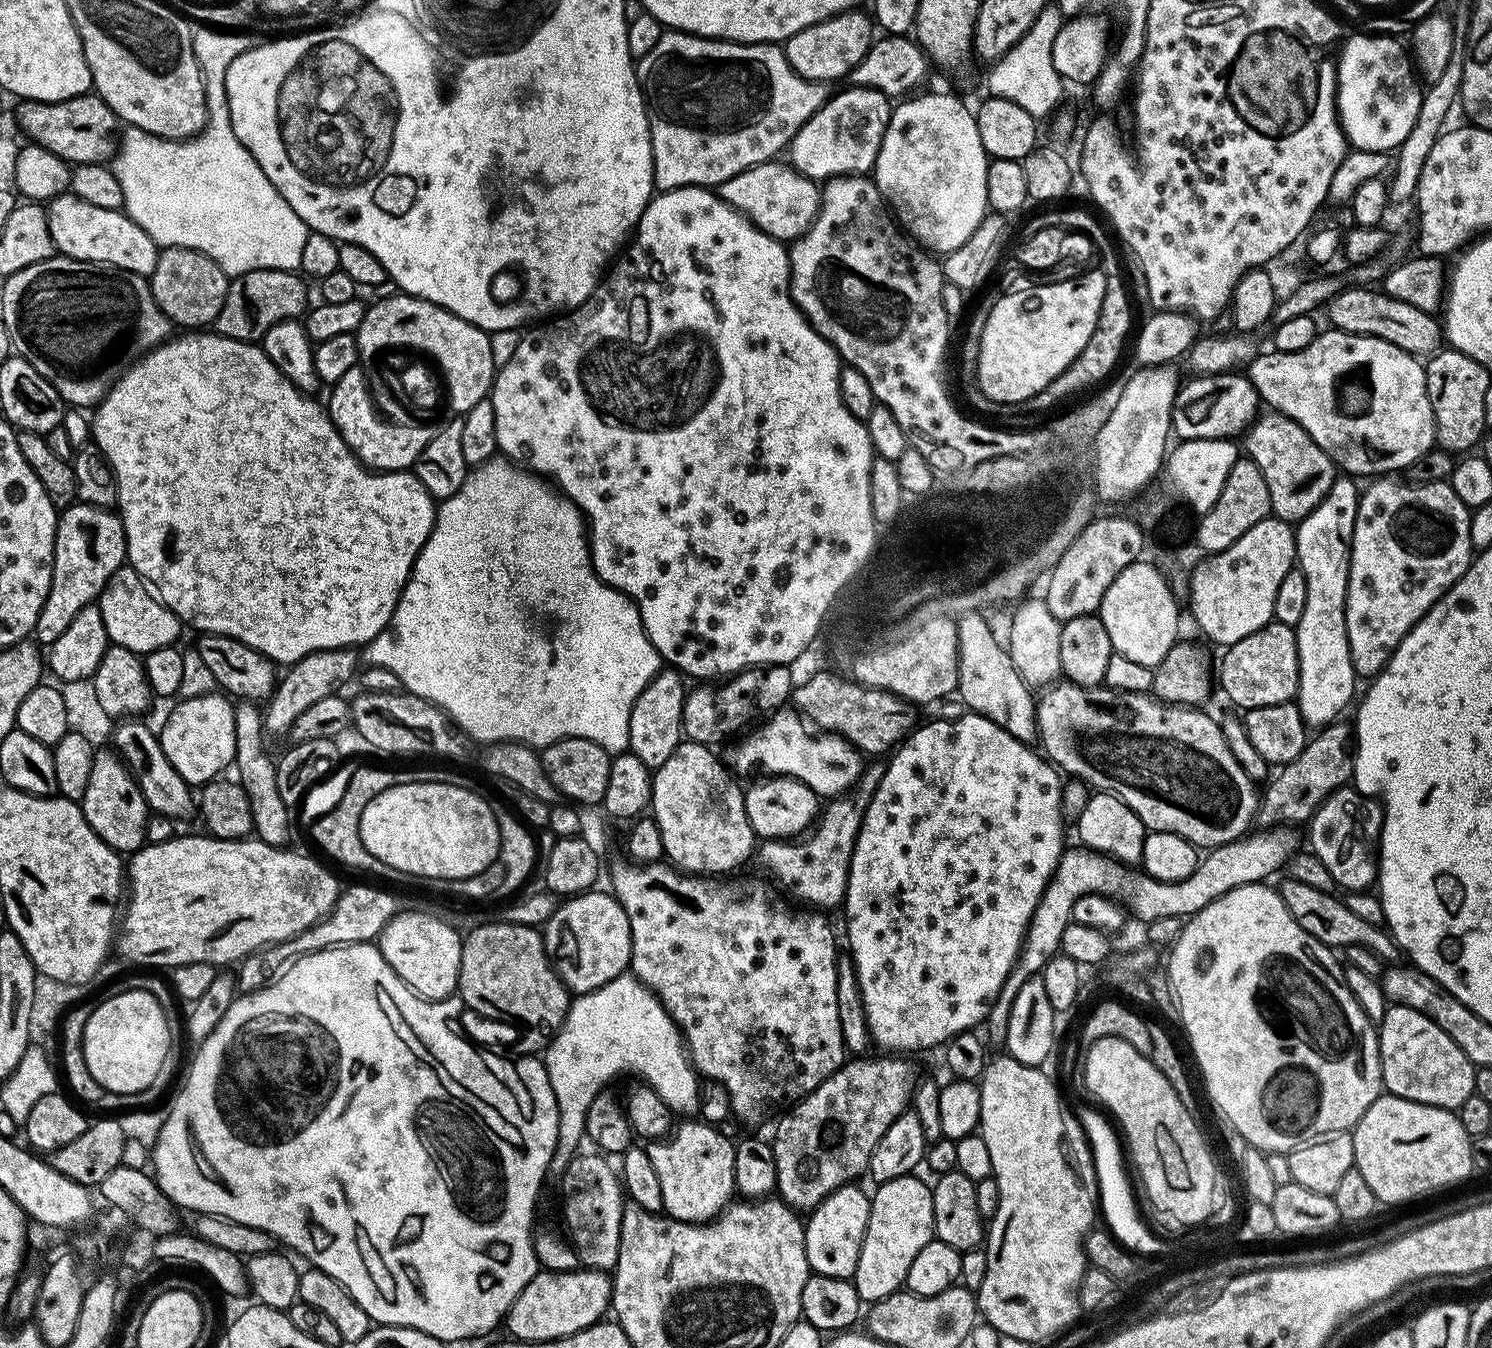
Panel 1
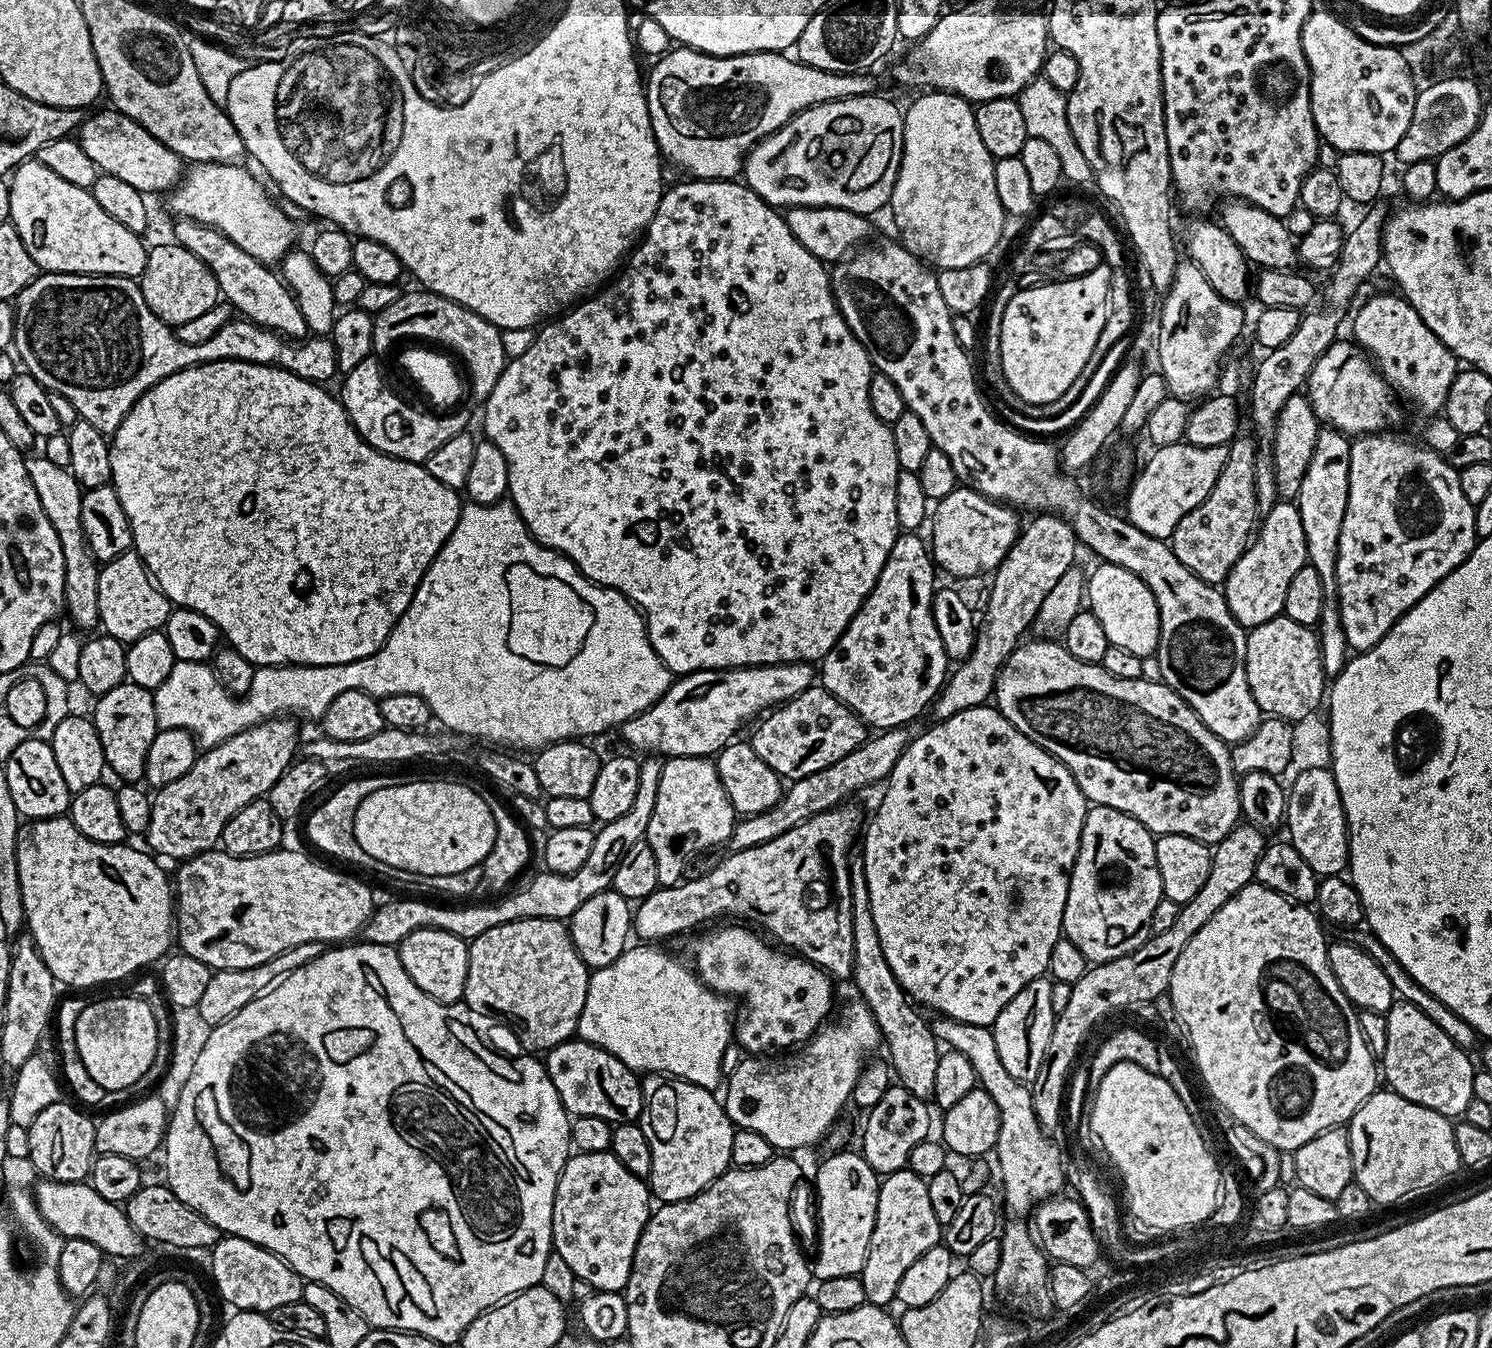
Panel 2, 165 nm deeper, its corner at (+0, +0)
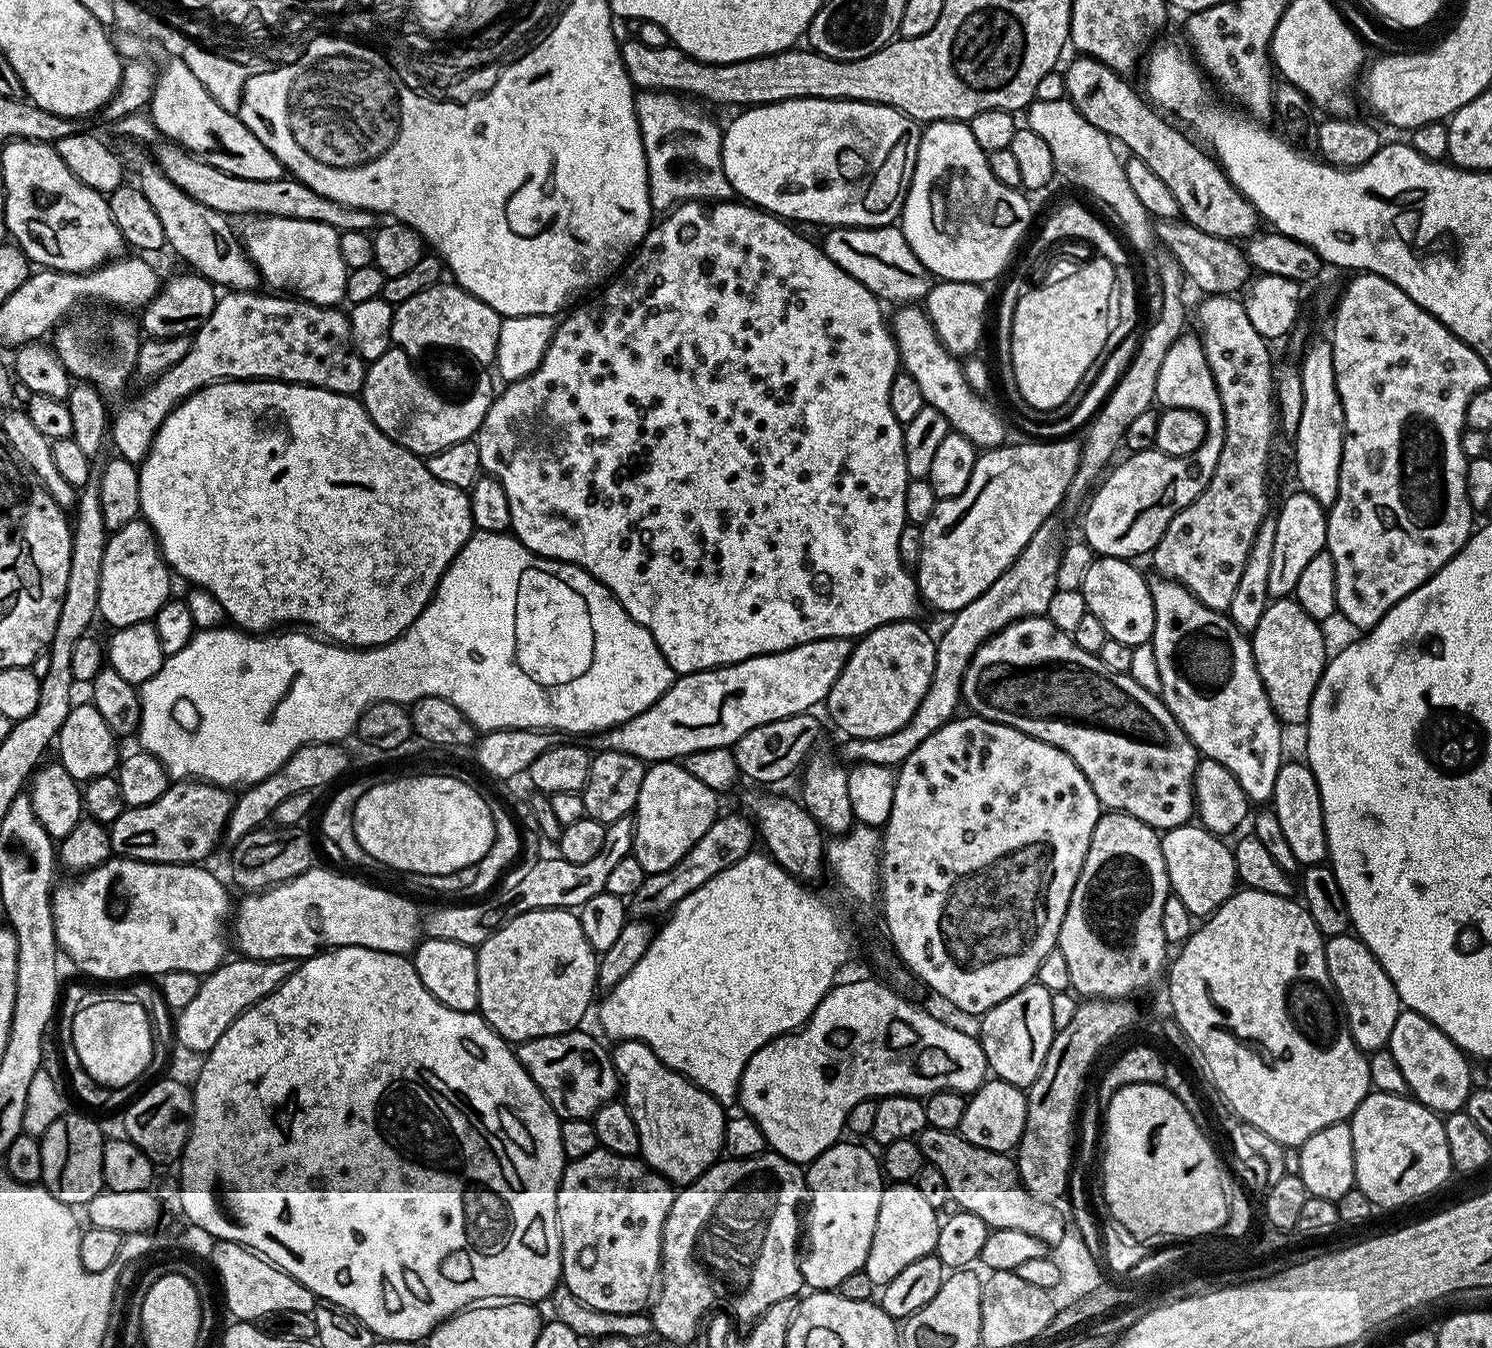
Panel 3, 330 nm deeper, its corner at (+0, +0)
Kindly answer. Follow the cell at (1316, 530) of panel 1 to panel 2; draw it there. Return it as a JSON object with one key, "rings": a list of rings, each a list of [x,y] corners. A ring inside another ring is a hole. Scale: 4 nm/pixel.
{"rings":[[[1321,427],[1314,442],[1314,454],[1310,458],[1310,466],[1306,466],[1306,474],[1302,478],[1300,493],[1295,498],[1295,506],[1302,518],[1302,530],[1306,530],[1306,546],[1308,547],[1308,563],[1318,570],[1322,578],[1325,599],[1324,609],[1320,615],[1318,635],[1322,650],[1322,666],[1324,675],[1334,678],[1344,669],[1350,656],[1346,642],[1346,634],[1342,630],[1340,610],[1332,597],[1336,595],[1336,563],[1338,562],[1338,534],[1342,530],[1342,518],[1346,514],[1348,486],[1350,484],[1350,450],[1352,440],[1333,428]]]}

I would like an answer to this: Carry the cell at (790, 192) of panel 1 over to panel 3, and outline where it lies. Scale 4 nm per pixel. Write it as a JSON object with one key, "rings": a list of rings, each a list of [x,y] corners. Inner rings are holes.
{"rings":[[[829,227],[822,239],[822,247],[838,267],[850,274],[862,286],[866,286],[881,301],[920,302],[927,297],[932,288],[934,277],[918,262],[914,250],[906,242],[899,227],[887,228],[838,228]]]}

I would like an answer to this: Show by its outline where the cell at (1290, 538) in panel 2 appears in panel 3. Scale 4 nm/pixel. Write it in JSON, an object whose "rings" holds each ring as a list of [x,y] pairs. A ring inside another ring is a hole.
{"rings":[[[1295,490],[1284,500],[1280,512],[1275,513],[1274,554],[1270,561],[1269,597],[1288,598],[1295,593],[1302,569],[1328,546],[1328,513],[1325,505],[1319,504],[1310,494]]]}

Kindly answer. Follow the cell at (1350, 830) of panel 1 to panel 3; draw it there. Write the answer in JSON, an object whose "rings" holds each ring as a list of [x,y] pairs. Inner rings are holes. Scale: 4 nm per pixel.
{"rings":[[[1281,763],[1278,778],[1274,778],[1274,790],[1270,801],[1271,811],[1275,812],[1282,826],[1282,838],[1286,838],[1294,858],[1302,866],[1323,864],[1328,860],[1328,843],[1322,814],[1322,798],[1318,794],[1318,782],[1308,769],[1307,763]]]}

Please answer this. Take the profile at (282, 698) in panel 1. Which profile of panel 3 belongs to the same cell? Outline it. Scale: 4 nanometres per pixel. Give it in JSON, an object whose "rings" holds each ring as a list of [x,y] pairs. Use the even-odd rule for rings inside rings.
{"rings":[[[188,778],[183,782],[169,783],[162,798],[154,798],[146,806],[137,808],[125,807],[124,813],[110,826],[108,837],[112,843],[112,851],[117,857],[129,860],[145,860],[151,864],[195,864],[204,862],[225,835],[228,827],[228,816],[232,813],[234,796],[227,787],[197,782]]]}

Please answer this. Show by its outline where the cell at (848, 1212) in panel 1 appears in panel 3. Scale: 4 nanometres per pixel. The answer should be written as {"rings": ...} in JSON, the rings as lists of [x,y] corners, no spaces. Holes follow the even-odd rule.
{"rings":[[[837,1142],[831,1148],[827,1148],[817,1160],[812,1161],[806,1168],[806,1188],[810,1193],[810,1199],[806,1204],[806,1244],[808,1240],[808,1253],[803,1253],[800,1260],[800,1273],[804,1275],[805,1285],[812,1290],[836,1290],[849,1274],[861,1271],[866,1262],[866,1254],[870,1254],[870,1242],[874,1238],[874,1222],[878,1222],[878,1206],[882,1206],[882,1194],[886,1187],[886,1177],[882,1171],[881,1161],[871,1152],[871,1147],[863,1148],[863,1143],[852,1142],[856,1144],[844,1144],[845,1142]]]}

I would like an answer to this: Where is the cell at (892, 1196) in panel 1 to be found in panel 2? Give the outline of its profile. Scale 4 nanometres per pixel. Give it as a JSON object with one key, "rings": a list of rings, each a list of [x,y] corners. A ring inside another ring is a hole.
{"rings":[[[910,1171],[895,1172],[883,1177],[878,1194],[878,1210],[874,1222],[874,1234],[870,1234],[870,1246],[866,1262],[859,1277],[866,1290],[866,1301],[877,1306],[888,1306],[896,1300],[898,1282],[902,1274],[926,1254],[935,1244],[941,1243],[942,1226],[934,1218],[934,1209],[930,1206],[928,1181]]]}

